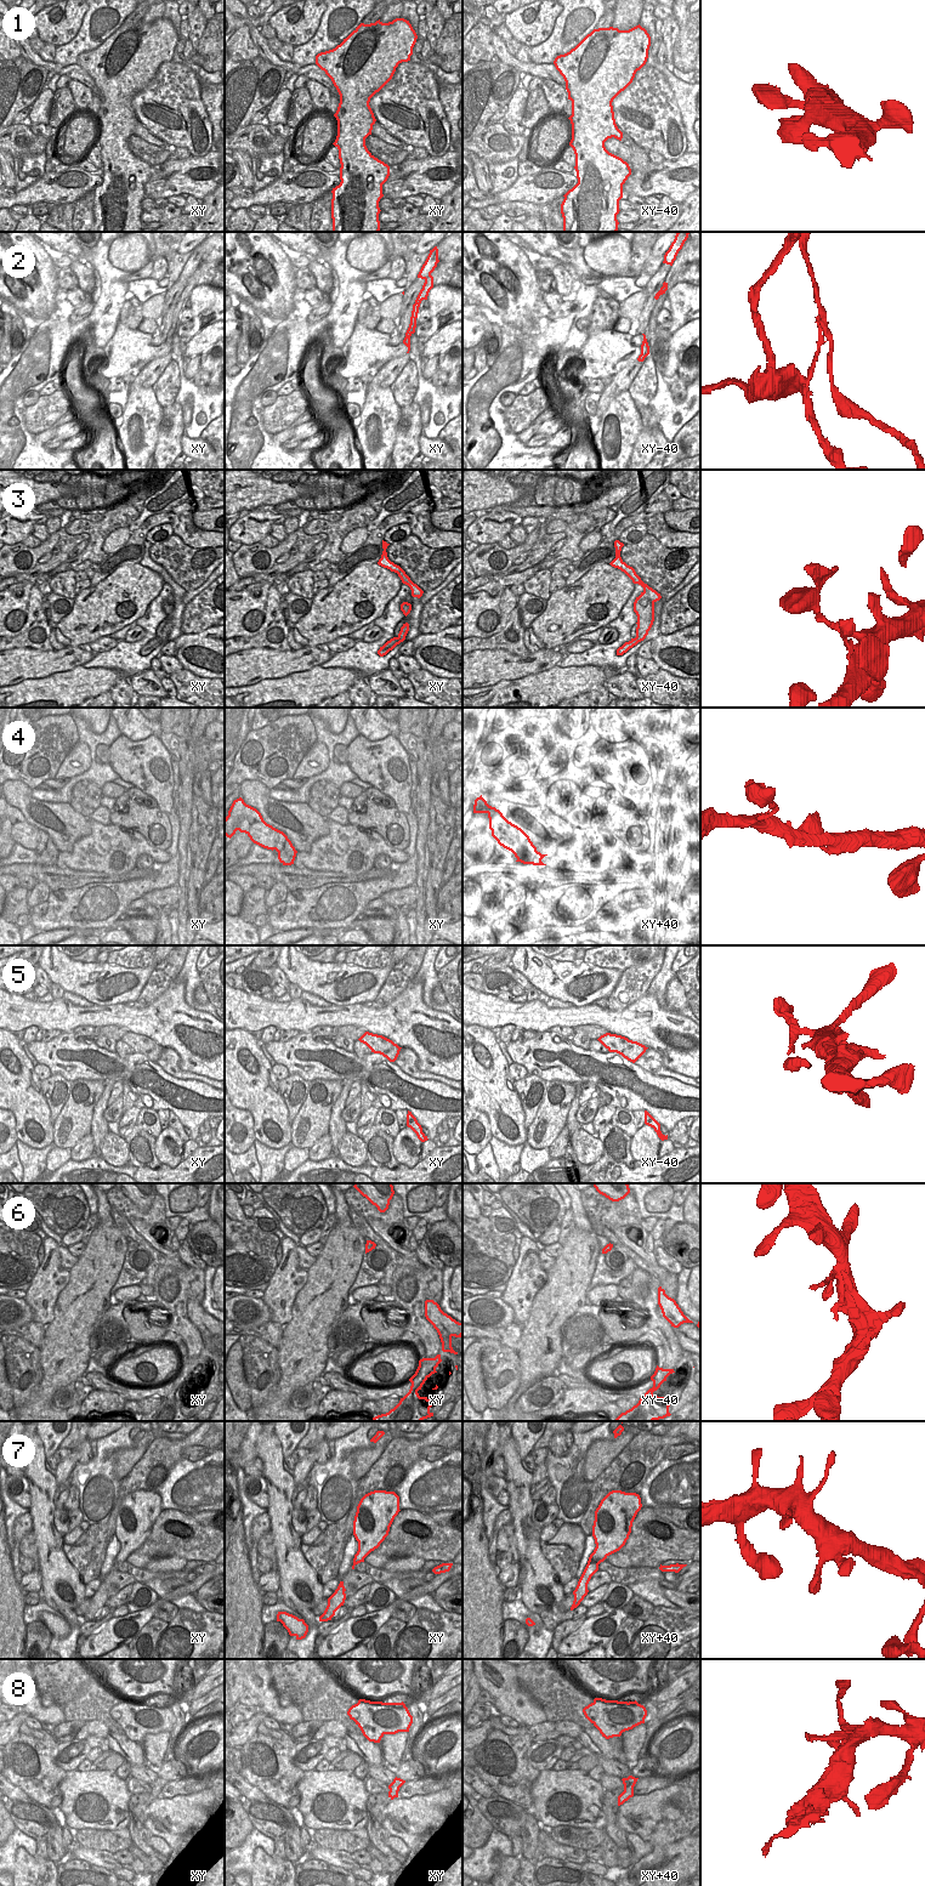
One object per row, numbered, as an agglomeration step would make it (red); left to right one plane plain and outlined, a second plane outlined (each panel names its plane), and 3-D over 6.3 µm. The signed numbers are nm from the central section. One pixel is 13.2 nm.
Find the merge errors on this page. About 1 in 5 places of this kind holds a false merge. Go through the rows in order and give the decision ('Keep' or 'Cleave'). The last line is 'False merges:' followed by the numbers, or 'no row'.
1: Keep
2: Cleave
3: Keep
4: Keep
5: Keep
6: Keep
7: Keep
8: Keep
False merges: 2.

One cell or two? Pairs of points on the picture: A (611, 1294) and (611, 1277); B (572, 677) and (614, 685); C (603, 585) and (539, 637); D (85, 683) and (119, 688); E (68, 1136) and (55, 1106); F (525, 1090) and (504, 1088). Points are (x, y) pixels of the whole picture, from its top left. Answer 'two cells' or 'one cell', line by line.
A: two cells
B: two cells
C: one cell
D: two cells
E: two cells
F: two cells

